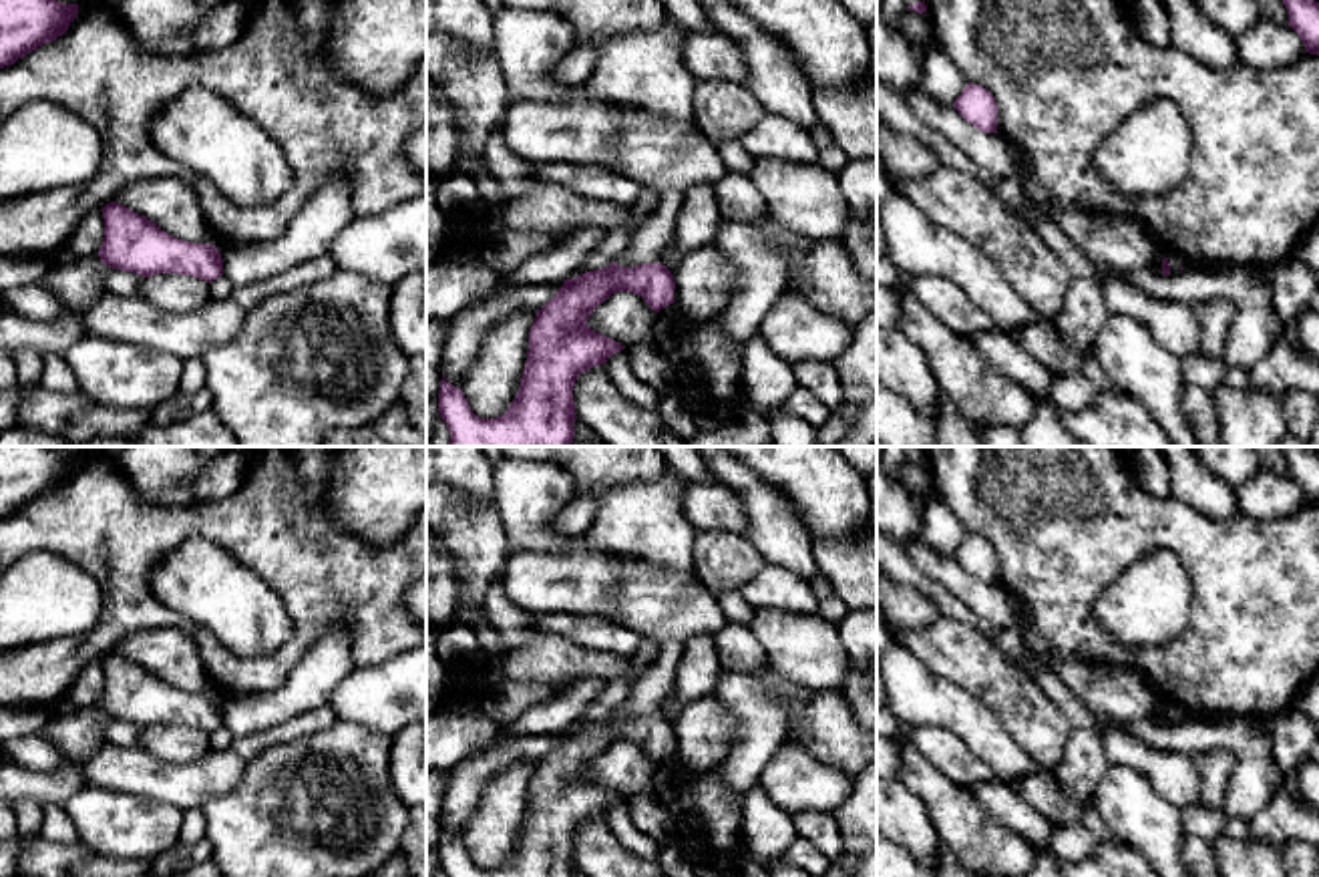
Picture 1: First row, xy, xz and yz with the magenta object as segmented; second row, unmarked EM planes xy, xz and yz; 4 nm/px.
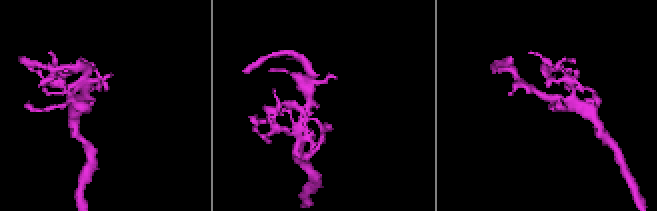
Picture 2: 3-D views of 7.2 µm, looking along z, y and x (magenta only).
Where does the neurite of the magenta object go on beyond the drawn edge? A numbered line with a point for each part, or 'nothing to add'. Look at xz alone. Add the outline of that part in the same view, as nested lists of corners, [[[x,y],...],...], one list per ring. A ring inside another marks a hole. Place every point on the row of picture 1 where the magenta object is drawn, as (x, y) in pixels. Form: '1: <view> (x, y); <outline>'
nothing to add

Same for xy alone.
nothing to add

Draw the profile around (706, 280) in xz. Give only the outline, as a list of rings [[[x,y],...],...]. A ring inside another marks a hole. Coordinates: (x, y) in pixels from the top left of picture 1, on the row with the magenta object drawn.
[[[712,241],[690,251],[672,276],[676,304],[694,324],[714,318],[736,292],[736,268]]]

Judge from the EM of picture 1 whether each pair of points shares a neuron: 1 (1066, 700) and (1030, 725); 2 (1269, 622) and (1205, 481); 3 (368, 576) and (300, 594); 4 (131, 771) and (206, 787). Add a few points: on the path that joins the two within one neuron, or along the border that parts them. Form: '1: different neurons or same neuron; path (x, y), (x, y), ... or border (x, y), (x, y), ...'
1: different neurons; border (1034, 678), (1074, 727)
2: different neurons; border (1177, 499), (1211, 517), (1229, 517), (1237, 511)
3: same neuron; path (352, 580), (316, 584)
4: same neuron; path (149, 777), (187, 785)

